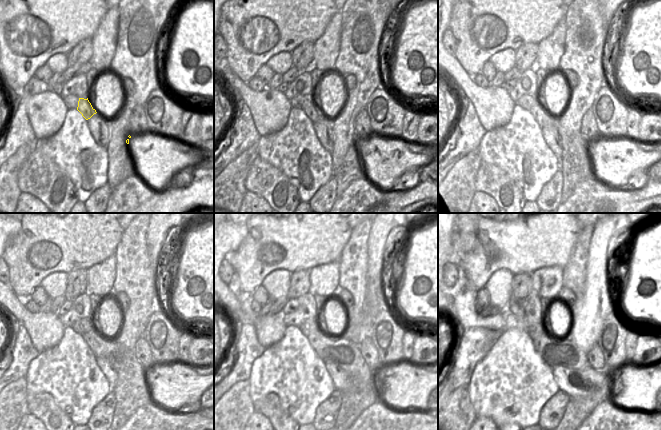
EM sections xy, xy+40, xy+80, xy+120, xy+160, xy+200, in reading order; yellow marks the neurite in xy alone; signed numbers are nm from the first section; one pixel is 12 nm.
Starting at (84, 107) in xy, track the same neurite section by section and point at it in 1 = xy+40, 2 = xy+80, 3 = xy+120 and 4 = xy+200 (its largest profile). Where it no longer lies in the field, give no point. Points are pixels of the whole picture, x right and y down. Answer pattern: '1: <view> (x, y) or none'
1: xy+40 (313, 112)
2: xy+80 (542, 116)
3: xy+120 (102, 347)
4: xy+200 (554, 352)

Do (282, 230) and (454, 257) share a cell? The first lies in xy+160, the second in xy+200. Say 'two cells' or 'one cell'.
two cells

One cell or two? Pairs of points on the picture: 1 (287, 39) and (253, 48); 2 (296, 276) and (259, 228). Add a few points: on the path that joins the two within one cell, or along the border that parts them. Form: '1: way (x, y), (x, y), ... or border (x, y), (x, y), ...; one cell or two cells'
1: way (279, 39), (261, 40); one cell
2: border (309, 269), (298, 269), (291, 273); two cells

